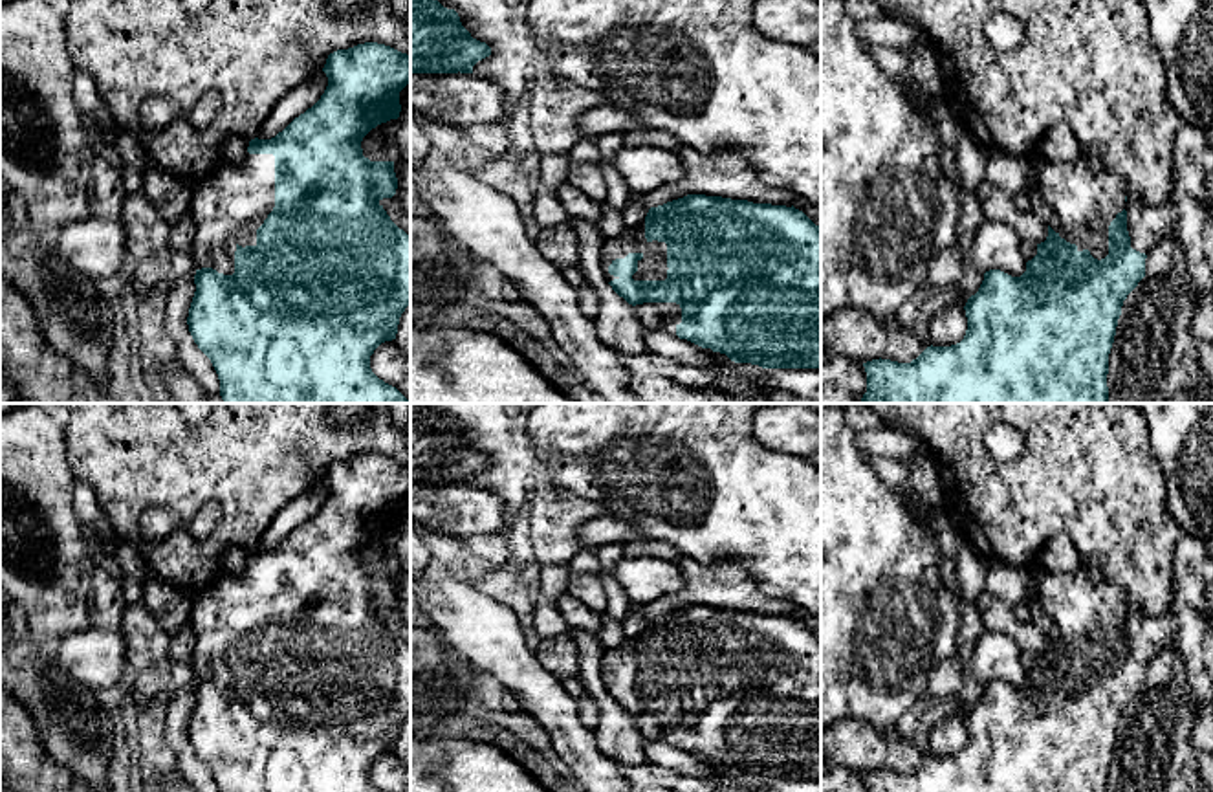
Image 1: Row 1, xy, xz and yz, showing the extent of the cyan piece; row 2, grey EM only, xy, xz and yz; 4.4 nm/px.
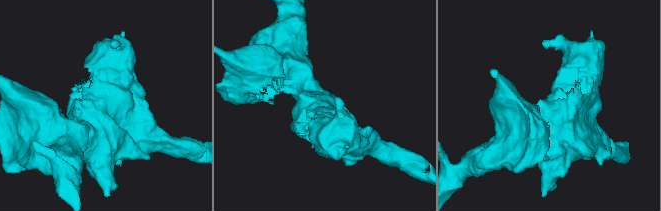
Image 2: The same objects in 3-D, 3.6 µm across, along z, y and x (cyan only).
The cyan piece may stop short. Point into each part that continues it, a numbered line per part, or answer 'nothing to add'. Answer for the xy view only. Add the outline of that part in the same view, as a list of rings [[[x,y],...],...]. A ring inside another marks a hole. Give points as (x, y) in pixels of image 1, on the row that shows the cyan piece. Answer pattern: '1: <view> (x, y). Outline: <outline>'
1: xy (228, 208). Outline: [[[246,154],[238,161],[222,160],[200,183],[192,185],[187,214],[196,236],[191,248],[194,270],[213,268],[235,273],[238,246],[257,246],[257,229],[275,207],[275,156]]]

